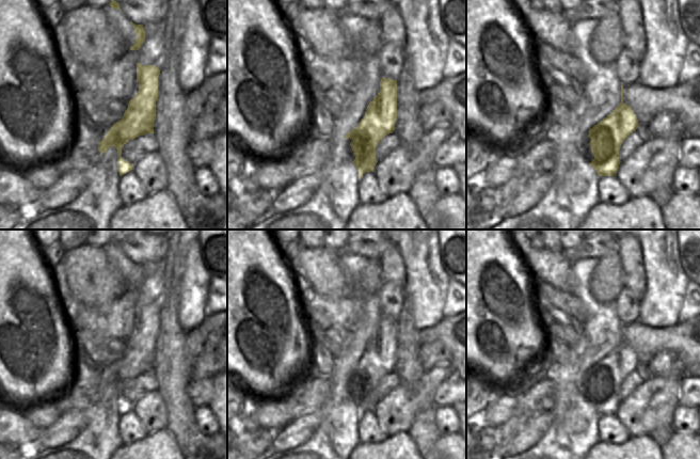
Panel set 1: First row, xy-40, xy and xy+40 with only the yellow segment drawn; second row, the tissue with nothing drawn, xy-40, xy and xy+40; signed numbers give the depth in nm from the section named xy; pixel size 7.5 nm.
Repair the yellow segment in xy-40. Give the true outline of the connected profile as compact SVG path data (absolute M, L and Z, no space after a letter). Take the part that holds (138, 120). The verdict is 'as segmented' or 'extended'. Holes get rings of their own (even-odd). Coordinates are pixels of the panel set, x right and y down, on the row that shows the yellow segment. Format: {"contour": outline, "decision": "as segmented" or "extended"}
{"contour": "M139 62L137 63L139 92L133 99L129 100L128 108L122 120L109 129L101 142L98 142L100 156L110 146L114 146L117 149L117 171L120 176L131 171L133 167L133 163L129 163L121 157L122 147L129 140L146 133L154 133L159 75L160 69L155 65L142 66Z", "decision": "as segmented"}

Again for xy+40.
{"contour": "M621 85L621 102L602 121L594 125L588 137L594 159L589 163L599 176L615 176L620 164L619 149L623 141L638 128L638 120L630 106L623 102L623 85Z", "decision": "as segmented"}

